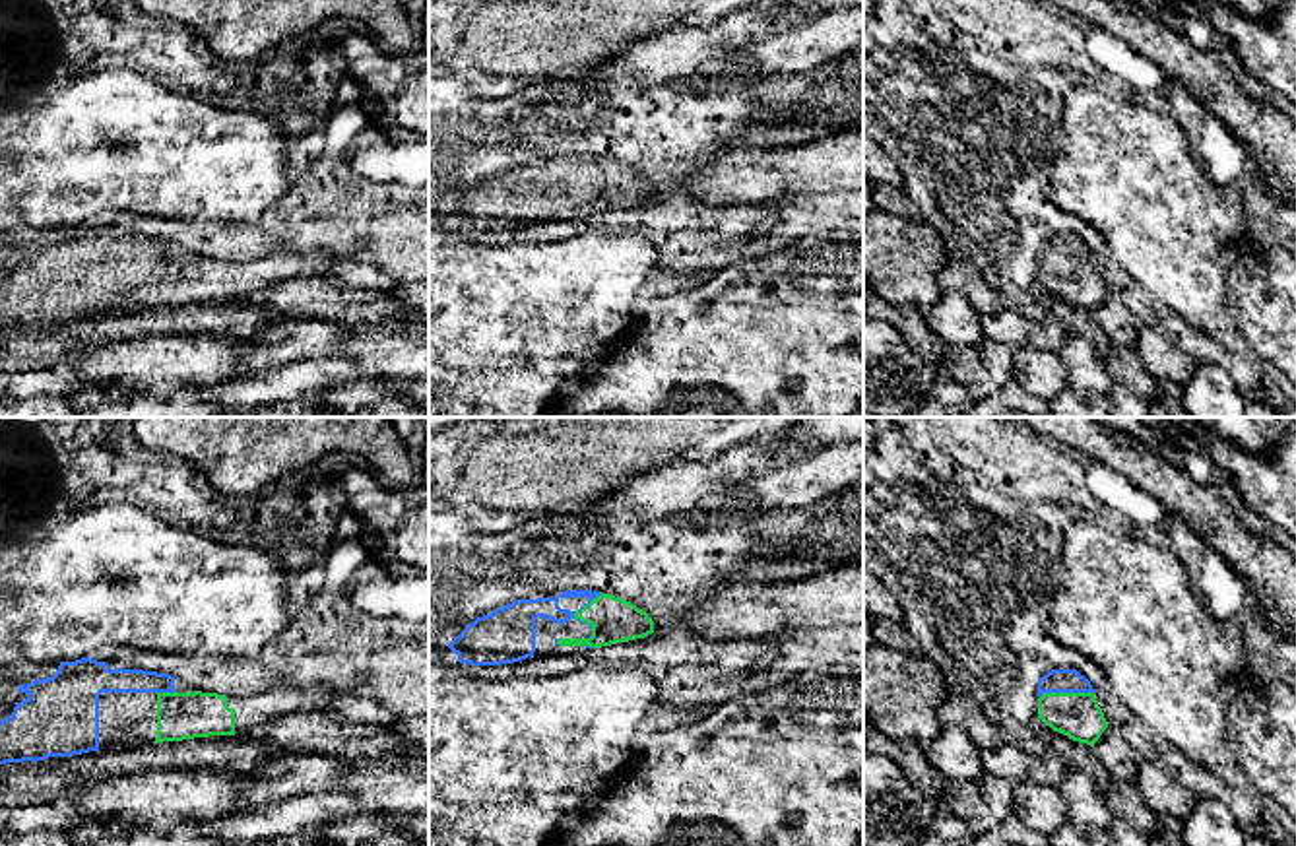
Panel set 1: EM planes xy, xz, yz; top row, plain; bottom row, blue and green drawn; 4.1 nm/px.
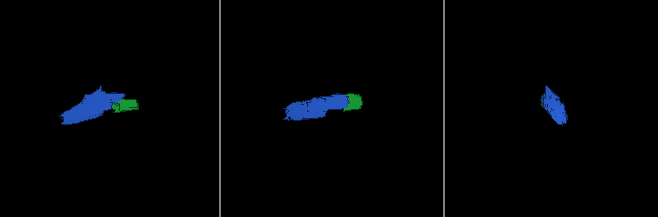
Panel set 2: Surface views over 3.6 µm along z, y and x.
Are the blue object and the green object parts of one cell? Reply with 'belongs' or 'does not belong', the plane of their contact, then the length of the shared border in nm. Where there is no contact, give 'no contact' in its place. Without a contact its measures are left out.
belongs; meets blue in yz; contact 240 nm long

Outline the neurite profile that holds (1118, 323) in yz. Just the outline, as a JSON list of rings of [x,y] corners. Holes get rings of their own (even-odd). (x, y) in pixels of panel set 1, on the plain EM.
[[[1112,291],[1094,309],[1094,316],[1110,340],[1112,347],[1135,347],[1141,336],[1141,320],[1125,307],[1123,299]]]

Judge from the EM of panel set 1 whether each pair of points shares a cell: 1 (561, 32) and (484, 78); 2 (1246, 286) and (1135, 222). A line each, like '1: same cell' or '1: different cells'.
1: same cell
2: different cells

